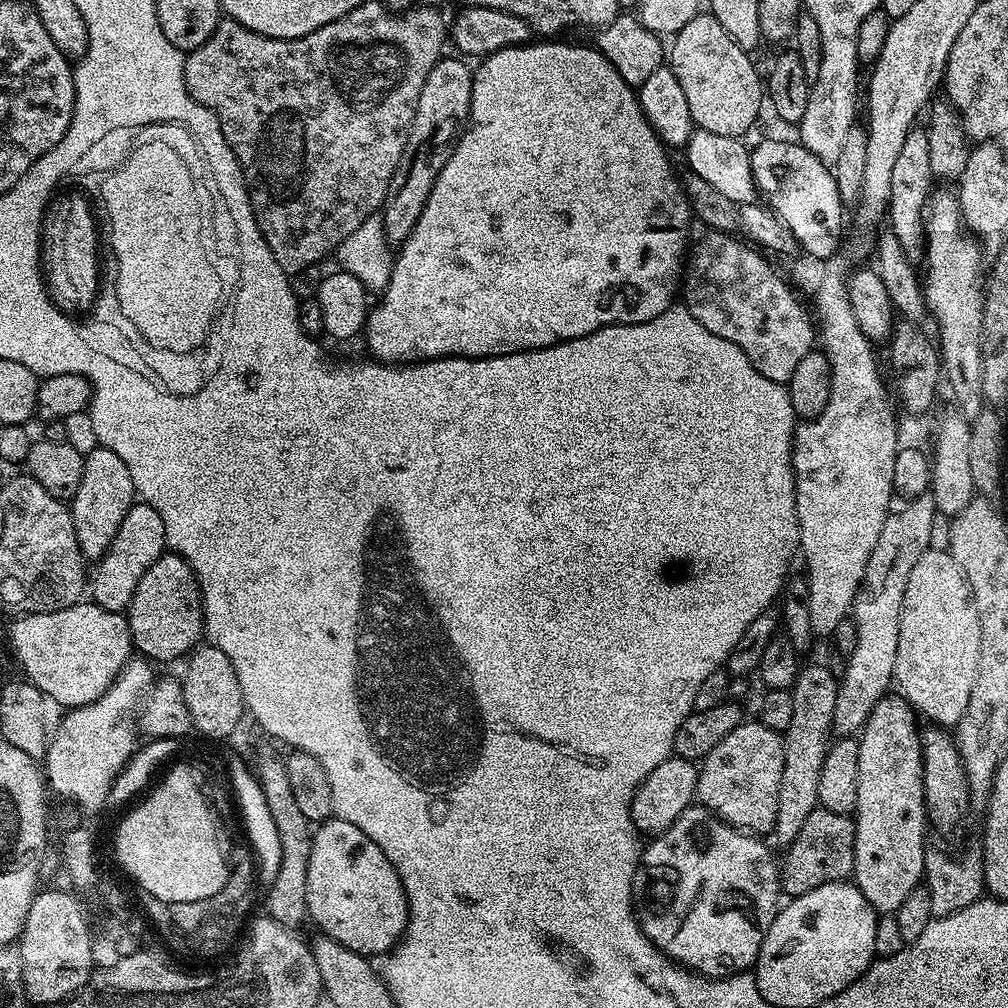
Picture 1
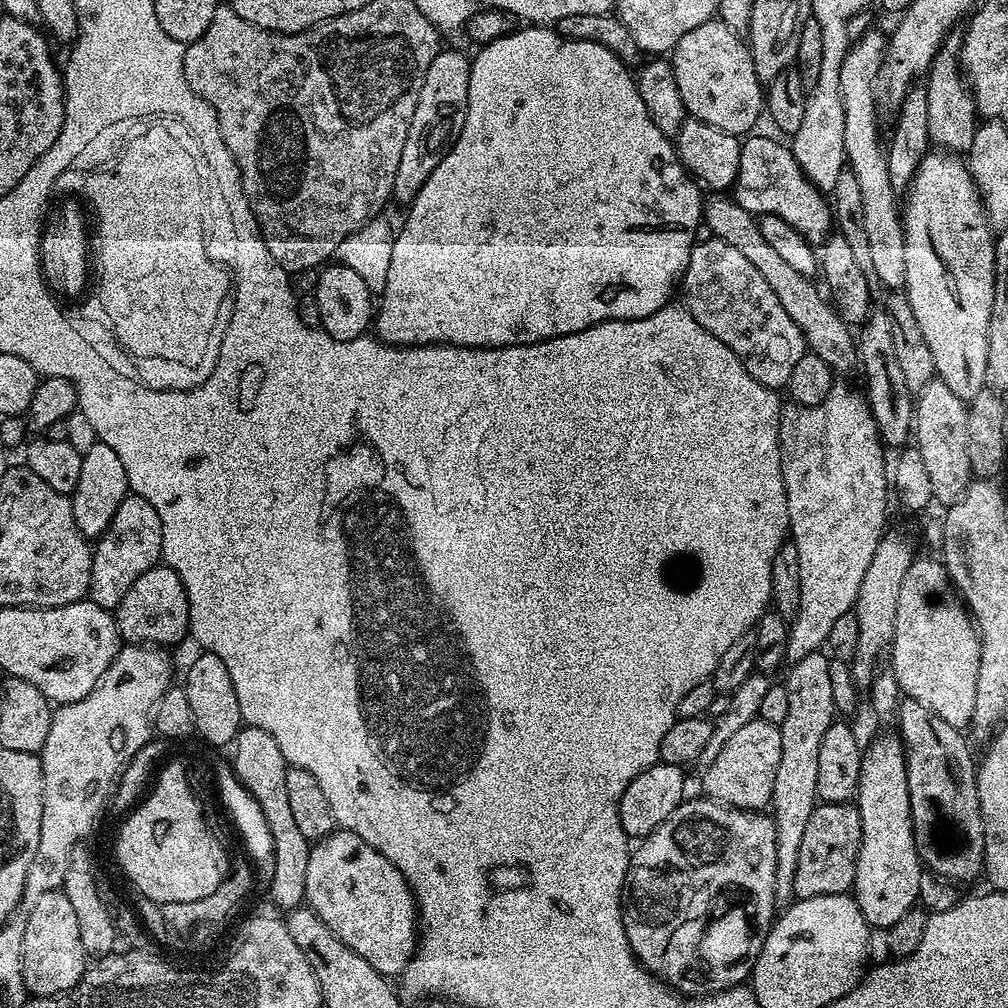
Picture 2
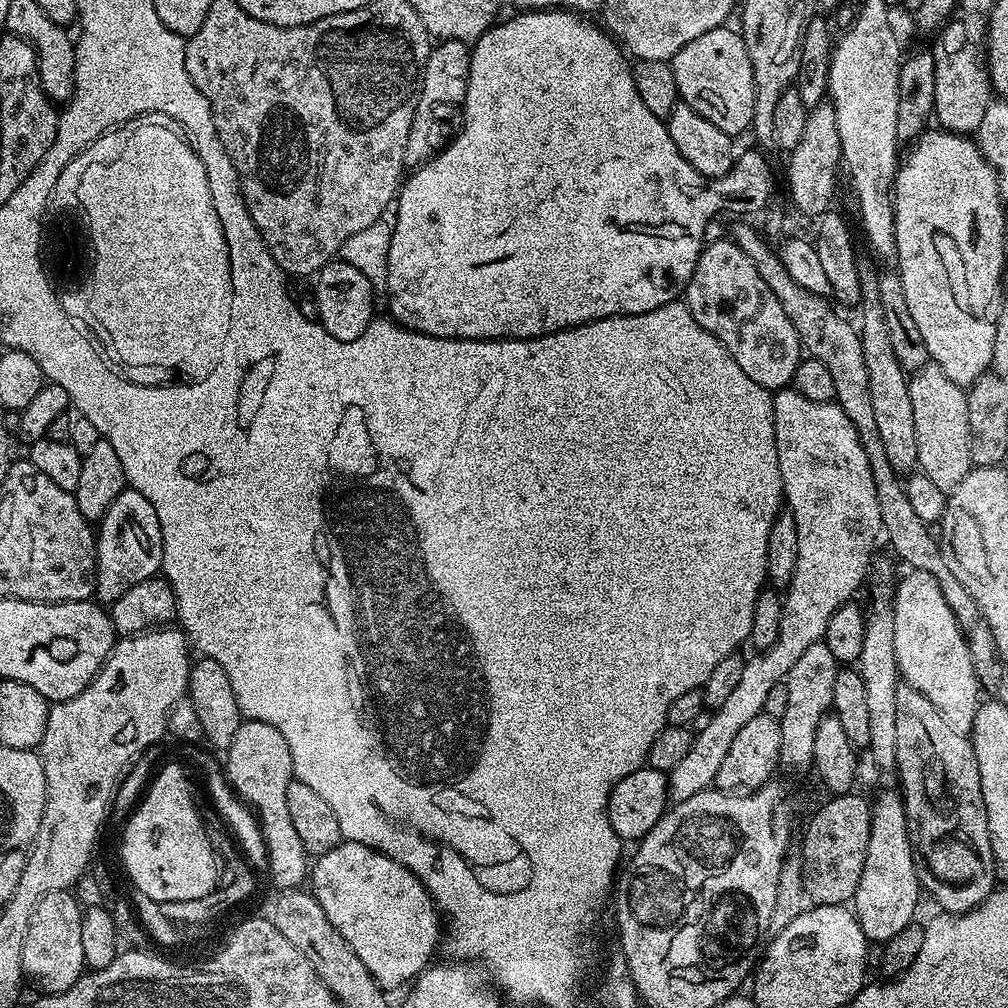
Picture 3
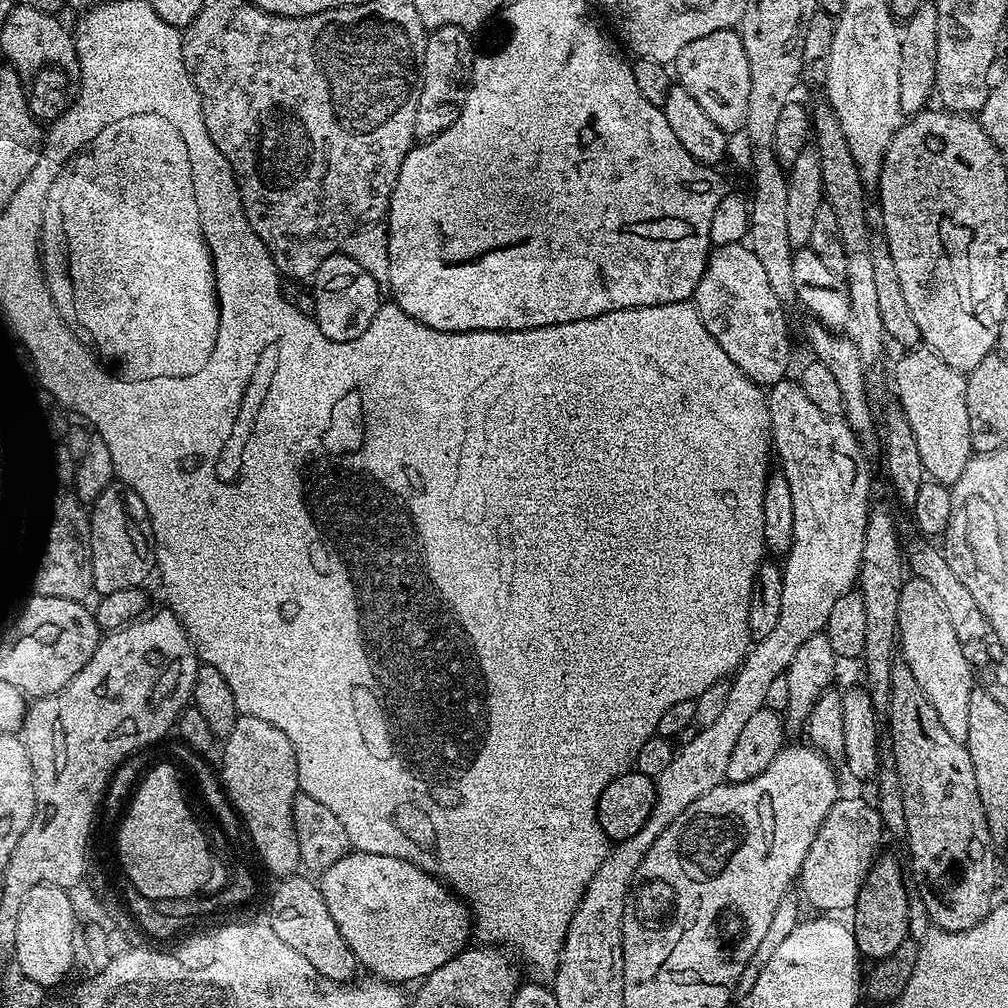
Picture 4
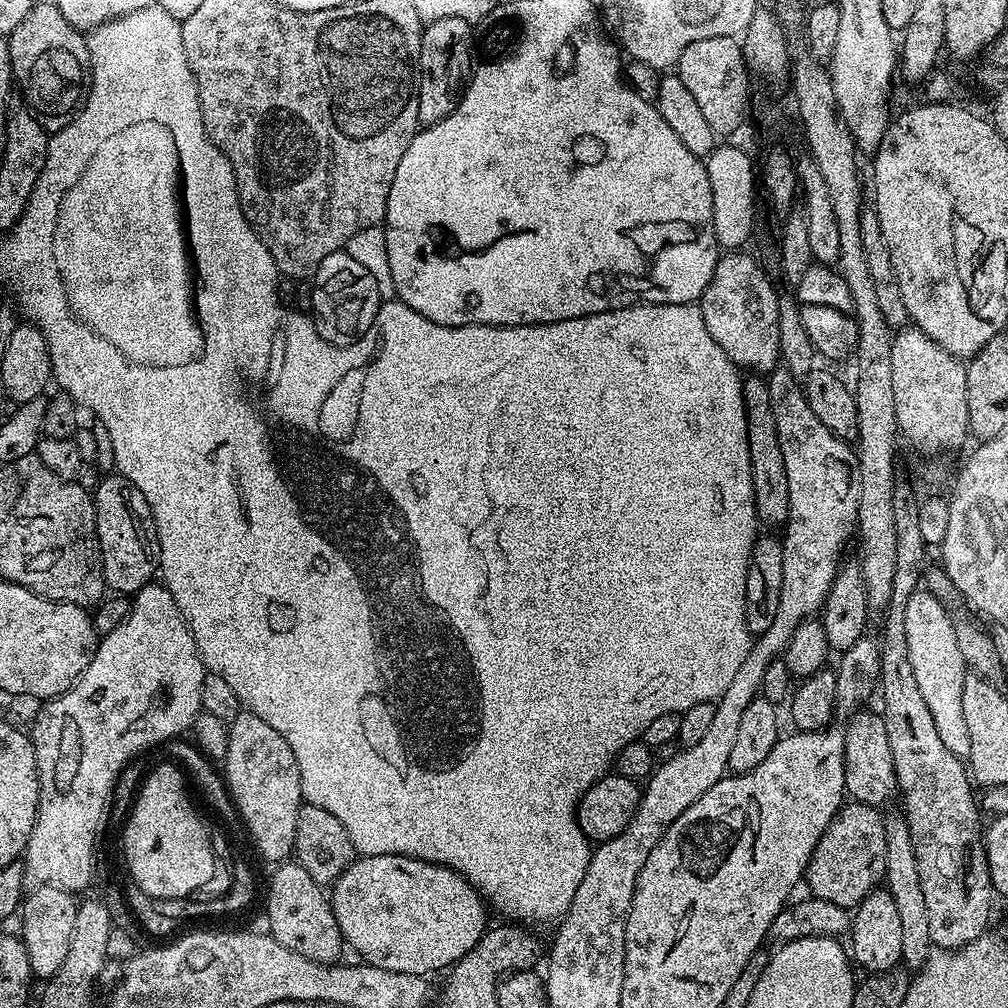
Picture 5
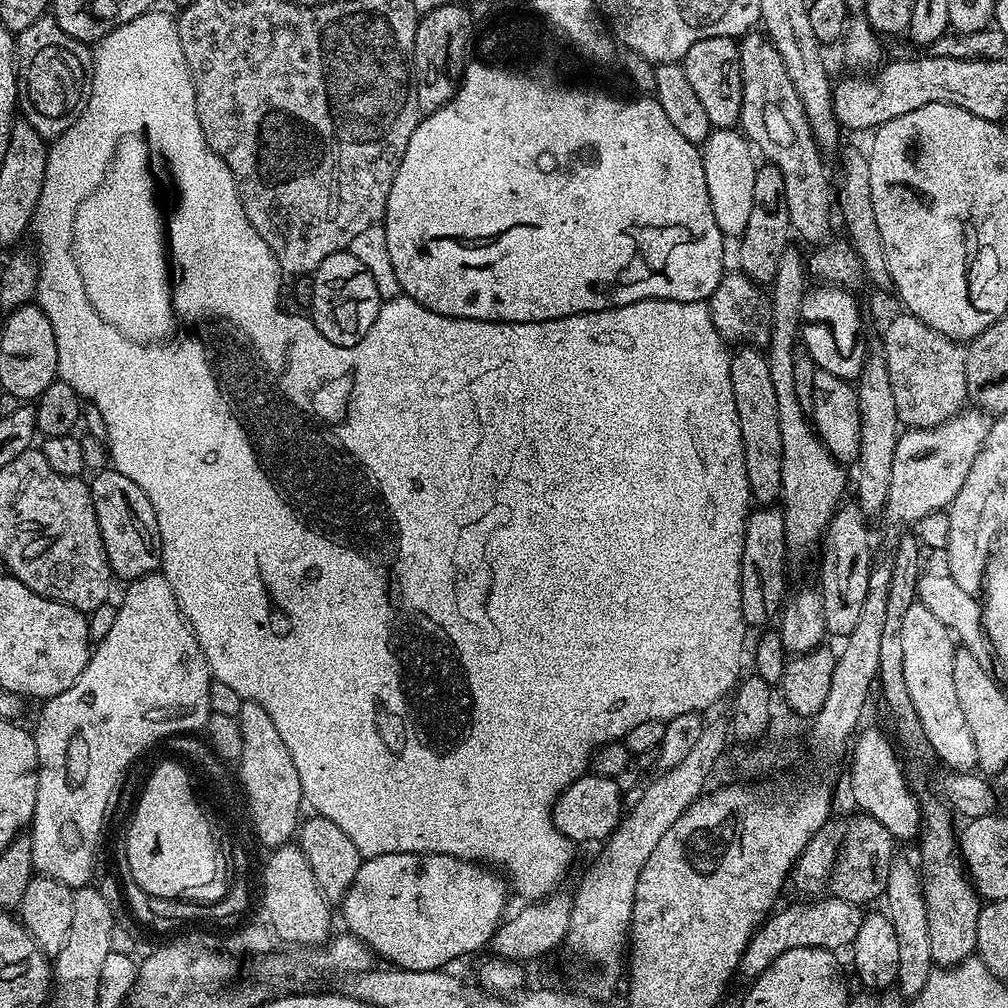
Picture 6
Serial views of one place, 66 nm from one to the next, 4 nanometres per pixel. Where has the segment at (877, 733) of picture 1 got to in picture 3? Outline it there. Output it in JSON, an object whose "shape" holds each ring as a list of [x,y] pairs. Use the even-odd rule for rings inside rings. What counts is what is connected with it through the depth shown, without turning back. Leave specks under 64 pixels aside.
{"shape":[[[896,790],[884,792],[877,800],[871,801],[871,806],[870,843],[866,845],[866,866],[862,866],[862,878],[858,878],[854,911],[858,926],[862,926],[862,934],[873,945],[882,946],[917,919],[916,907],[922,897],[922,881],[912,857],[903,795]]]}

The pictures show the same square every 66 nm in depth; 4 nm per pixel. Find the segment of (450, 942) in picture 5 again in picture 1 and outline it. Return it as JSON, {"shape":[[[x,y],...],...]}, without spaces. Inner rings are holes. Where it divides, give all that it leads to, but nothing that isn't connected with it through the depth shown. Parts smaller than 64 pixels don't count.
{"shape":[[[329,818],[311,833],[311,837],[305,880],[306,912],[310,920],[312,916],[323,935],[365,958],[383,957],[391,952],[400,943],[408,924],[408,898],[404,895],[404,887],[395,866],[374,842],[370,842],[370,838],[366,838],[366,834],[362,834],[362,830],[350,826],[350,822],[345,820]]]}

